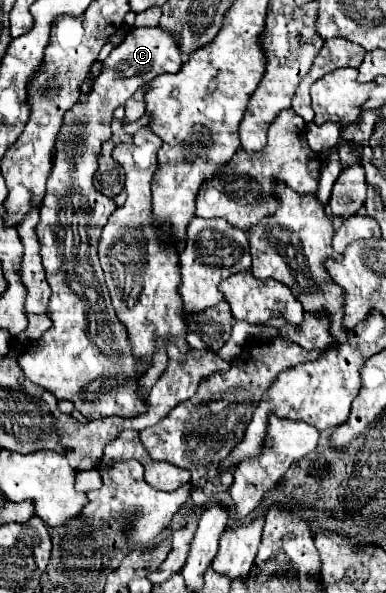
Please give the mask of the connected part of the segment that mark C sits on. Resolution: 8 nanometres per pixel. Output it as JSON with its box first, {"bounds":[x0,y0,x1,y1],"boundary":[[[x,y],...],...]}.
{"bounds":[17,28,181,420],"boundary":[[[133,28],[125,40],[111,50],[107,60],[101,66],[101,74],[95,80],[93,94],[89,94],[87,104],[75,104],[67,114],[57,136],[57,154],[53,160],[53,170],[47,180],[47,194],[41,204],[41,220],[37,224],[37,238],[41,244],[41,258],[45,268],[45,278],[51,286],[51,298],[47,306],[47,316],[53,326],[37,340],[29,342],[21,354],[17,356],[19,366],[25,376],[55,394],[59,400],[69,400],[75,408],[89,420],[99,420],[107,416],[133,418],[147,412],[147,404],[139,392],[137,364],[133,362],[133,354],[129,354],[129,336],[125,334],[125,326],[121,326],[109,298],[109,290],[105,286],[103,270],[97,258],[97,242],[103,226],[115,210],[111,198],[99,194],[93,186],[93,174],[97,170],[97,154],[101,152],[101,144],[111,138],[111,122],[113,110],[125,104],[145,82],[151,82],[159,74],[181,70],[181,50],[173,36],[161,28]]]}

